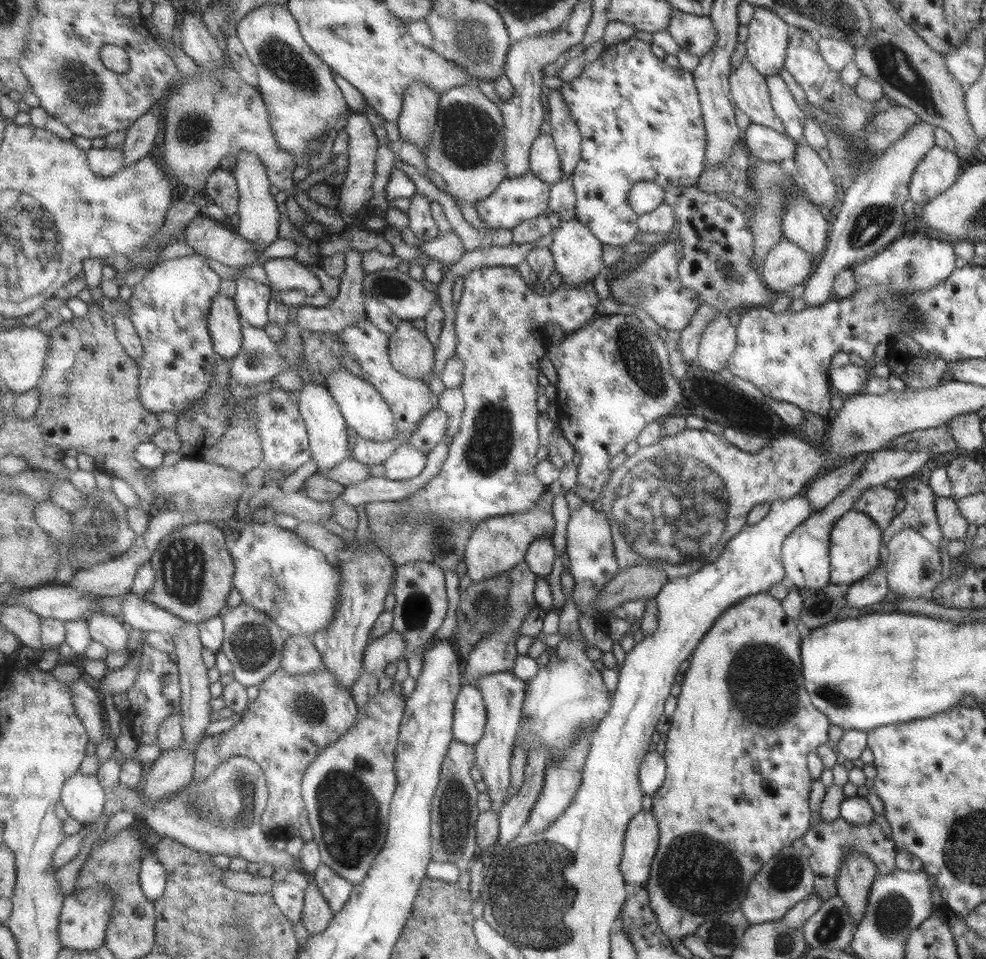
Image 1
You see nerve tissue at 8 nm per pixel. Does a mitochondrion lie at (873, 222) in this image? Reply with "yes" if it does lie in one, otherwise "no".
yes

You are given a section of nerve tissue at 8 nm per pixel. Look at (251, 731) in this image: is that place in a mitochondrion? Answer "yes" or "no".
no

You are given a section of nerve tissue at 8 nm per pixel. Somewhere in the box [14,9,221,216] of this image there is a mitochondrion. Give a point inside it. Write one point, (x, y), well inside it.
(80, 86)

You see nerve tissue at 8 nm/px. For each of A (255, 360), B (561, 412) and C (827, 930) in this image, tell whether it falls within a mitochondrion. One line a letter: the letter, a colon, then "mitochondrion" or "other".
A: mitochondrion
B: other
C: mitochondrion

